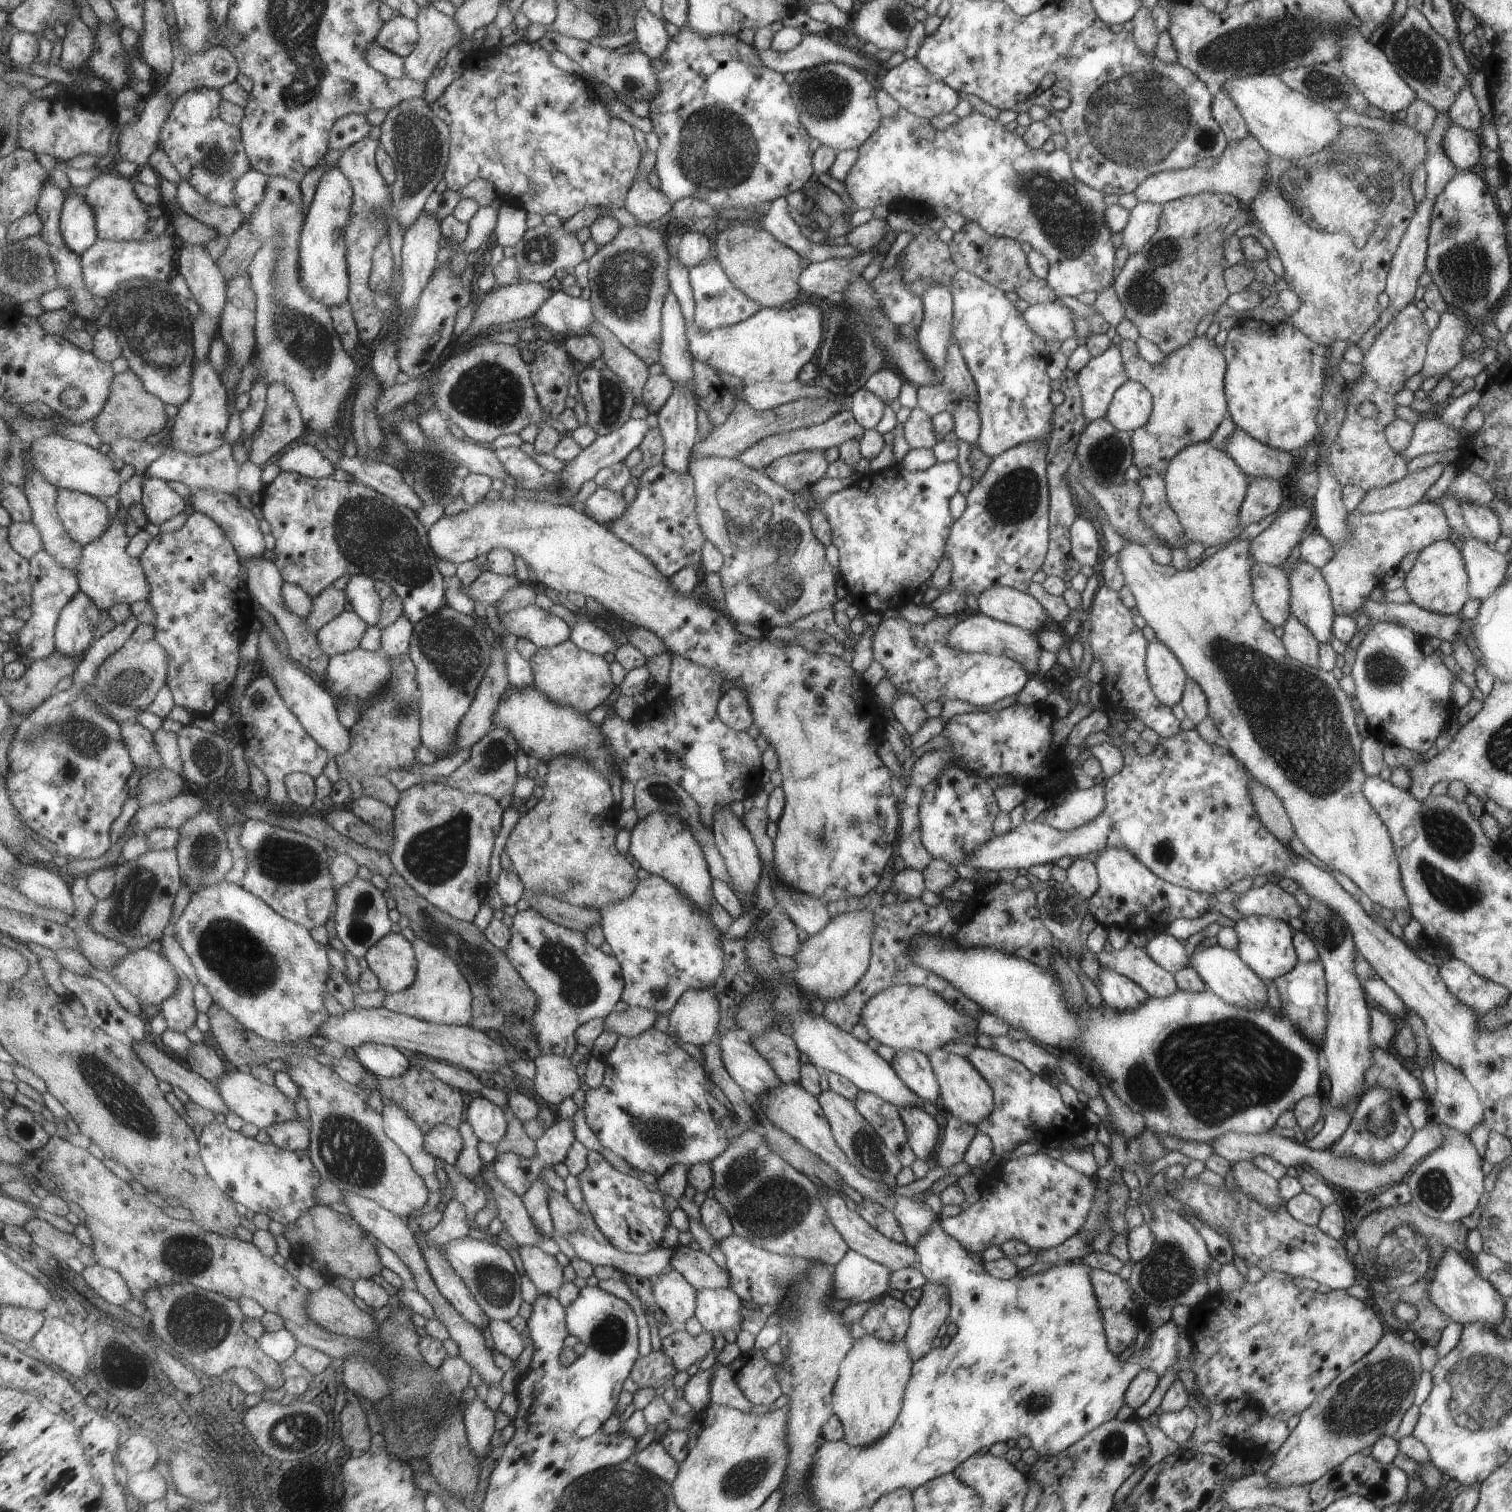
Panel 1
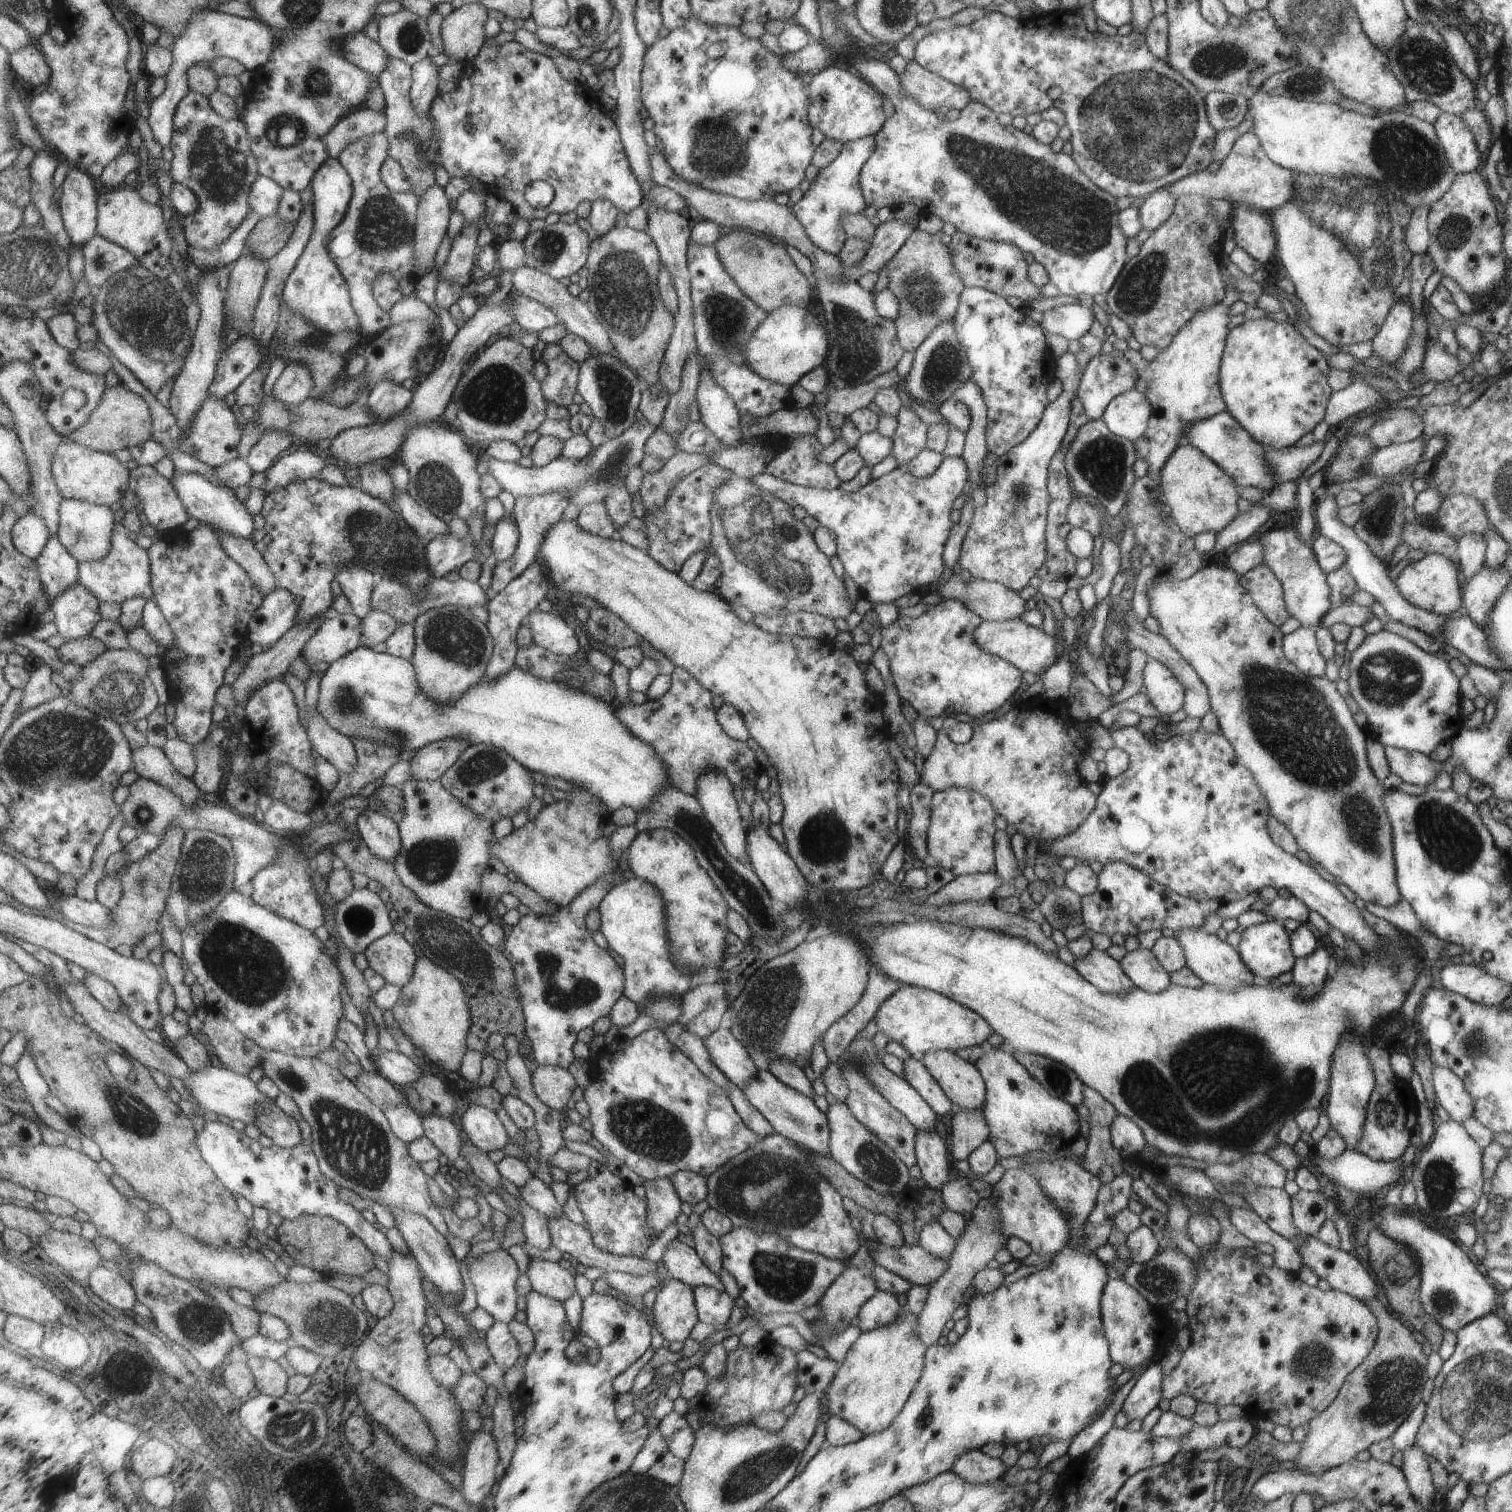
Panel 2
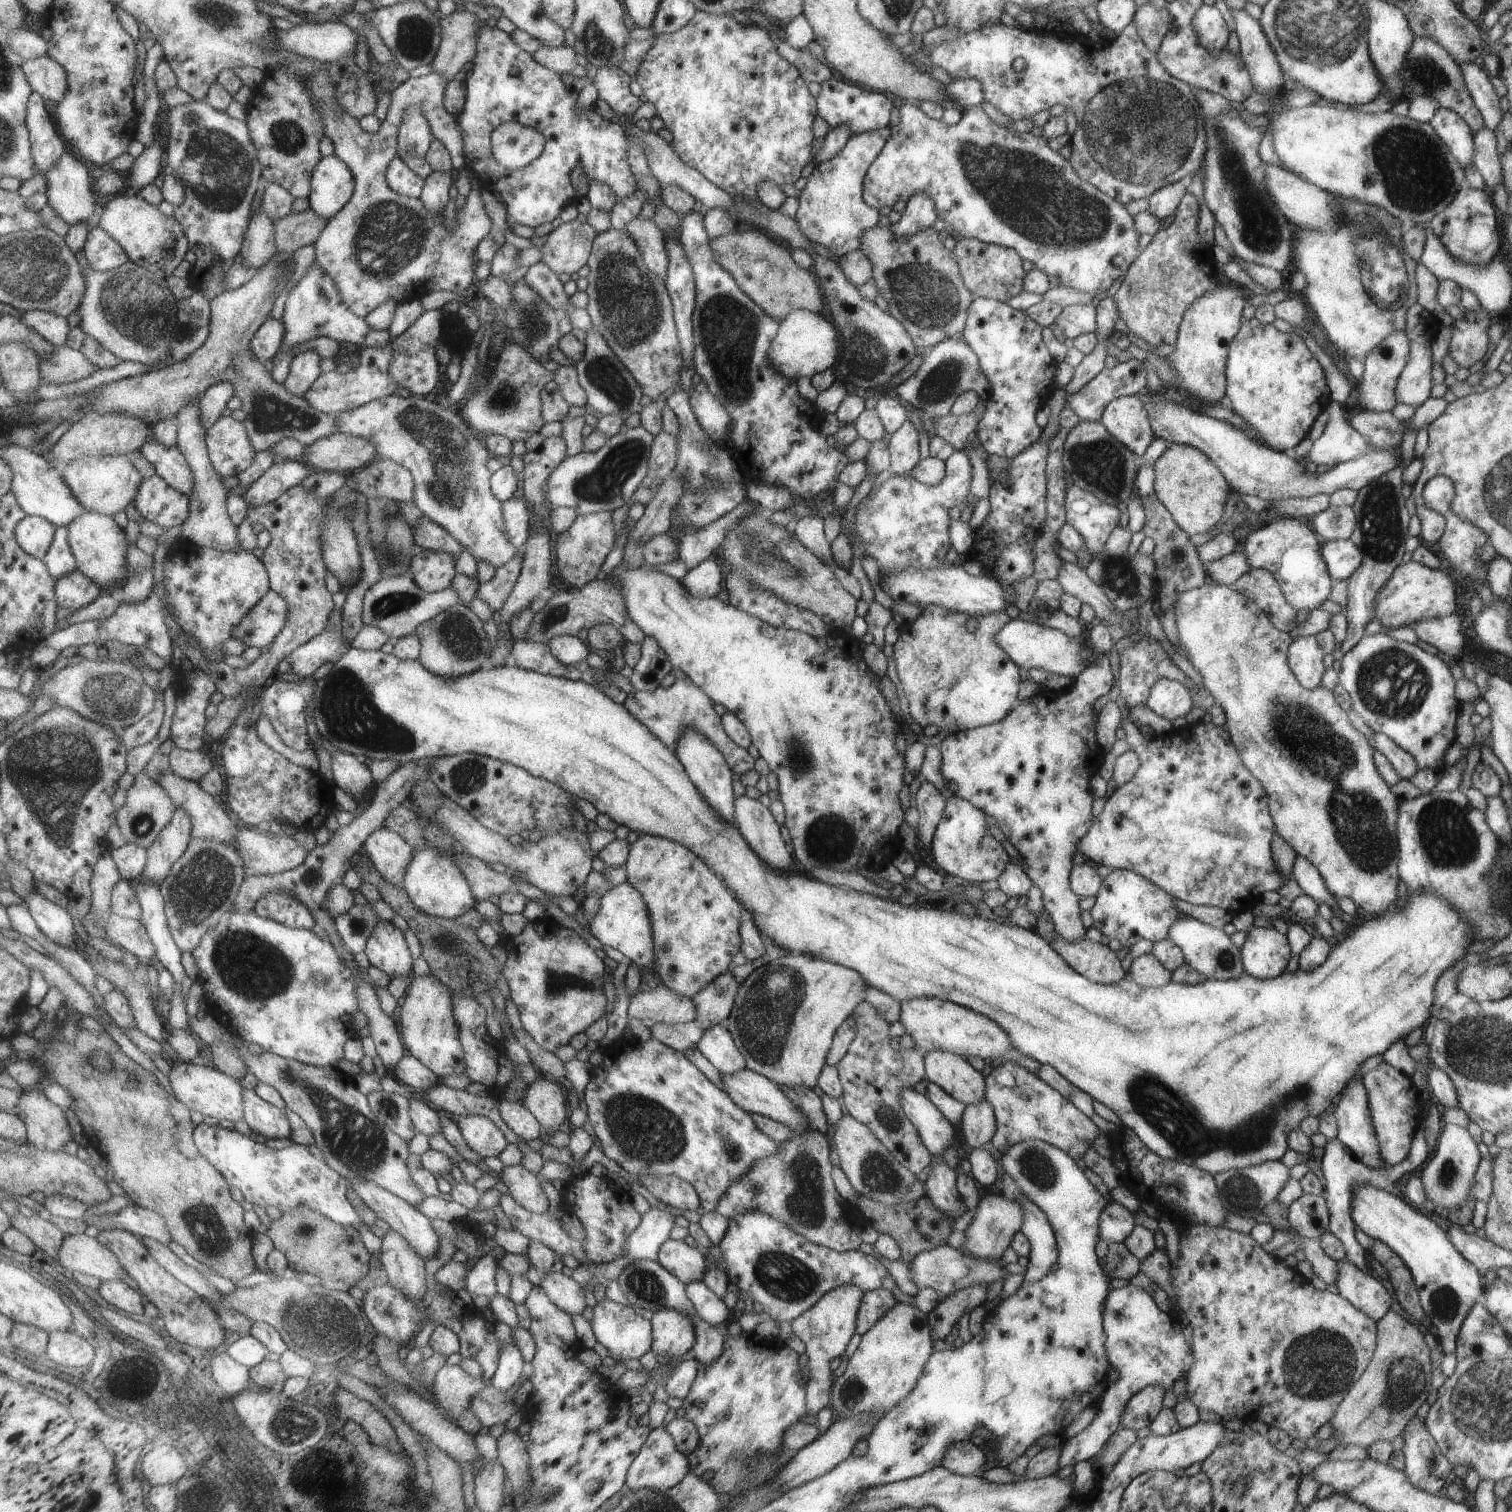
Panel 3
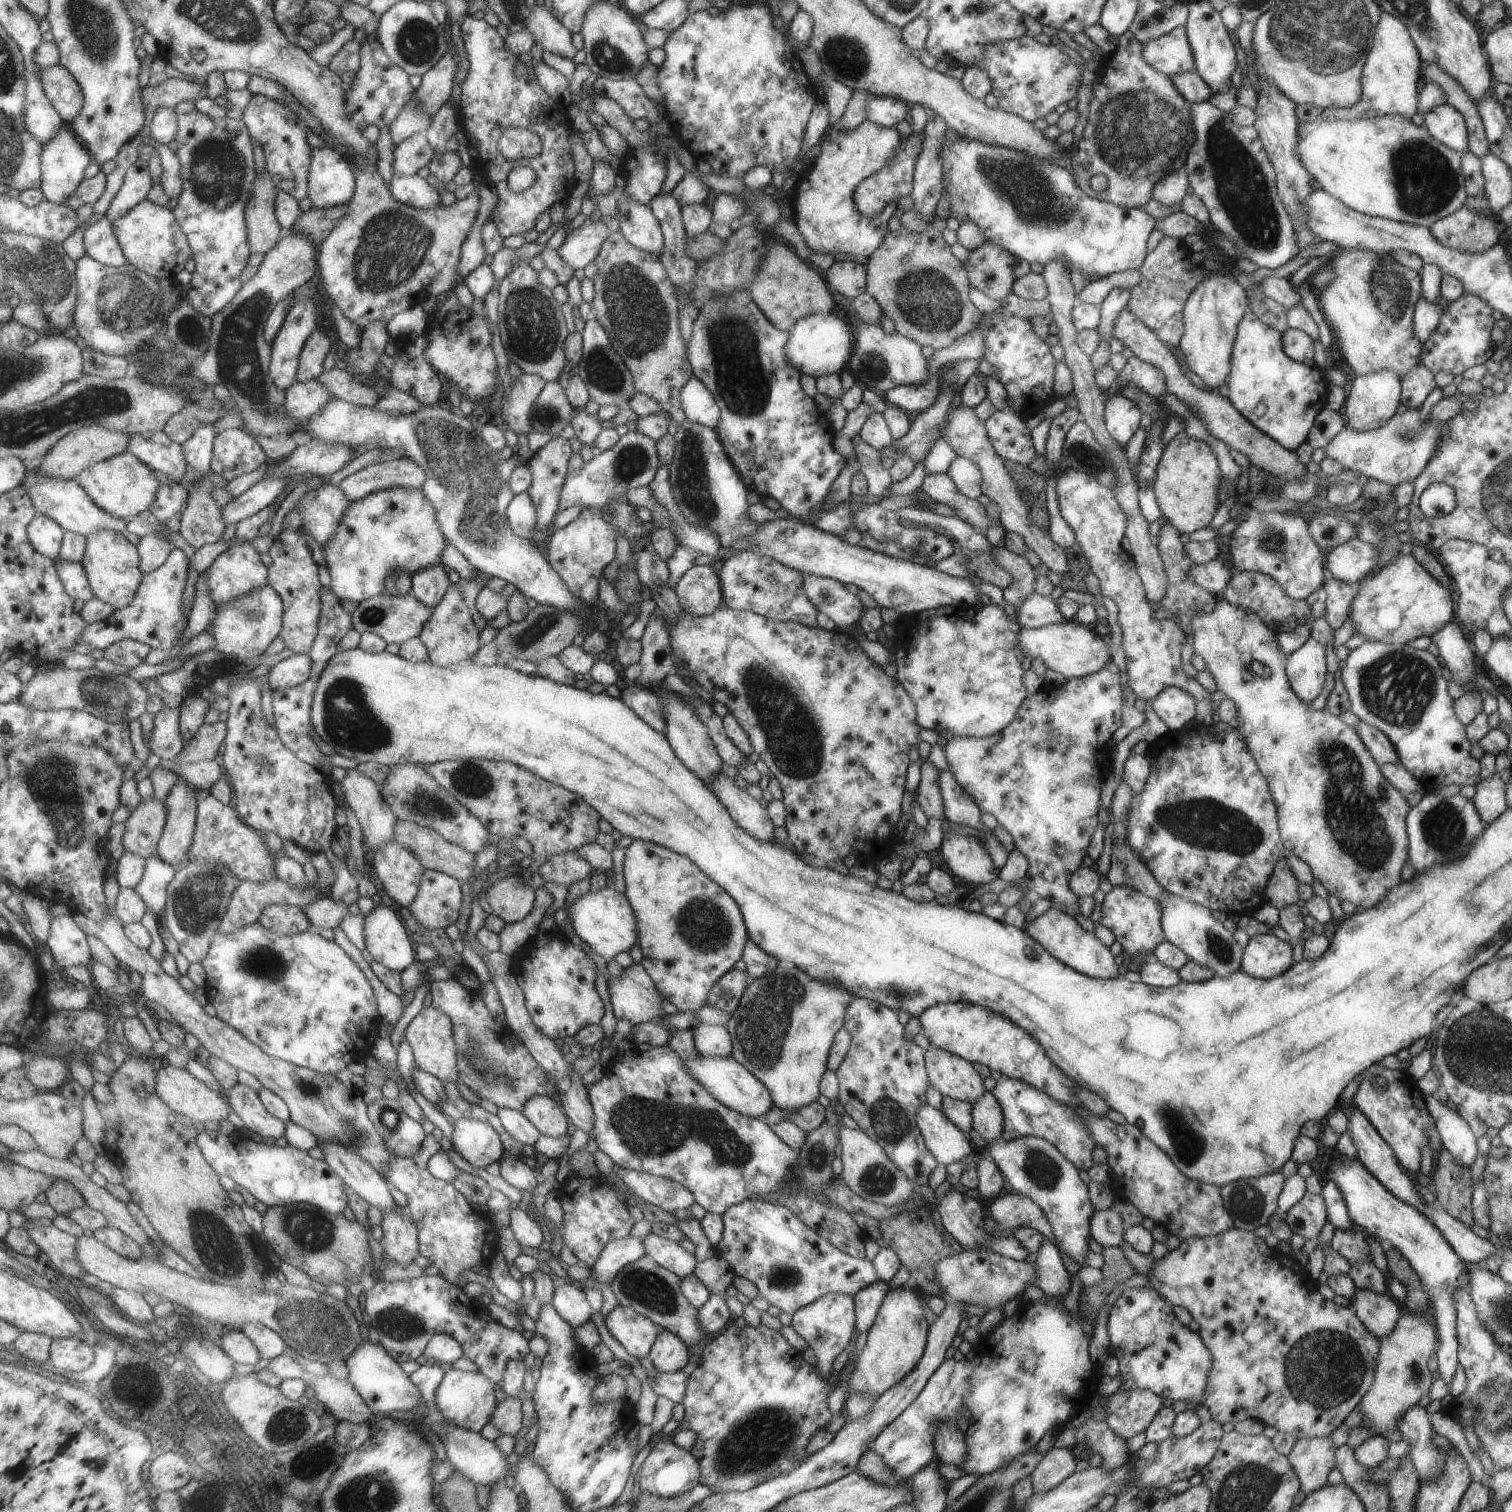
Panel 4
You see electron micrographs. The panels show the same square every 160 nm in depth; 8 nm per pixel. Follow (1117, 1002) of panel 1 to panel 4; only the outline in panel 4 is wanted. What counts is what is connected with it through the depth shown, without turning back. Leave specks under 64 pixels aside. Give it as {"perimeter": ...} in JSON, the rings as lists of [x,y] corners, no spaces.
{"perimeter":[[[1049,907],[1043,914],[1024,921],[1021,930],[1038,942],[1053,958],[1071,967],[1078,973],[1096,979],[1114,979],[1117,977],[1117,965],[1113,961],[1109,947],[1105,947],[1093,932],[1085,931],[1065,911]]]}

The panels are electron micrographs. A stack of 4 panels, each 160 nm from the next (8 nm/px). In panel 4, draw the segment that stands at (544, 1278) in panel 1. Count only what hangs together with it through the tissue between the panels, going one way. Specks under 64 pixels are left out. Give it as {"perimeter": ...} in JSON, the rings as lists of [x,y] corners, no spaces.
{"perimeter":[[[571,1283],[554,1288],[551,1305],[572,1328],[587,1322],[592,1314],[583,1290]]]}

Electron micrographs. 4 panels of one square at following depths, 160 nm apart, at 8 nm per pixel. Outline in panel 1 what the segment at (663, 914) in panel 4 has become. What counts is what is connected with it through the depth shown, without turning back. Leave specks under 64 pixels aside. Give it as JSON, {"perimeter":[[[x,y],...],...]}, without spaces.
{"perimeter":[[[651,812],[645,818],[637,820],[635,826],[630,831],[631,839],[628,848],[628,857],[636,867],[665,878],[671,882],[681,894],[685,894],[697,910],[701,910],[705,916],[711,910],[711,900],[714,895],[711,890],[711,876],[709,875],[705,858],[699,844],[693,839],[693,834],[689,833],[687,826],[665,812]]]}

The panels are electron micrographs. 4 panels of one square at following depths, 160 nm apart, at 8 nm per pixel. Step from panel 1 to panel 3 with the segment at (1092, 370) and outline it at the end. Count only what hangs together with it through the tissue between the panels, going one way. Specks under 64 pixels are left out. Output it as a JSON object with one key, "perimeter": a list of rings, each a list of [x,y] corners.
{"perimeter":[[[1129,359],[1127,362],[1117,363],[1113,368],[1103,370],[1088,380],[1081,388],[1069,393],[1064,402],[1064,406],[1070,408],[1081,421],[1099,421],[1104,406],[1117,397],[1125,395],[1137,395],[1145,389],[1145,367],[1142,361]]]}

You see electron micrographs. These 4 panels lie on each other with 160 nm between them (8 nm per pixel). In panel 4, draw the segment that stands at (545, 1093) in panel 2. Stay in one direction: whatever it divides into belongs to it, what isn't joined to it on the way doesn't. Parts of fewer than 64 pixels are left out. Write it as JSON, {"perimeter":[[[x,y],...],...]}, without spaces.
{"perimeter":[[[531,1097],[525,1110],[522,1112],[529,1118],[529,1122],[543,1136],[551,1136],[551,1138],[561,1138],[567,1135],[567,1118],[566,1114],[561,1112],[559,1104],[549,1100],[549,1097]]]}

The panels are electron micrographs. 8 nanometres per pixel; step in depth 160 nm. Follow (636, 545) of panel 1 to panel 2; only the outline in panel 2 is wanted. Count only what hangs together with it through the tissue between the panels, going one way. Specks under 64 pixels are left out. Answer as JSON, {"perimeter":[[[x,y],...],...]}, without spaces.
{"perimeter":[[[712,463],[703,464],[694,472],[683,476],[673,490],[669,490],[661,508],[649,510],[642,516],[647,538],[646,554],[669,572],[677,573],[683,562],[699,552],[708,551],[710,547],[709,508],[713,505],[713,490],[727,482],[731,476],[729,470]]]}

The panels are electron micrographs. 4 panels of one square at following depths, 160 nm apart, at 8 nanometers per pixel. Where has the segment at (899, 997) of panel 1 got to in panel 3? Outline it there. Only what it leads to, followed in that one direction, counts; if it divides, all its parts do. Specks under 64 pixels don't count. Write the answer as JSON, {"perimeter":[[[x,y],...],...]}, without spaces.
{"perimeter":[[[919,997],[900,1002],[900,1017],[898,1020],[911,1036],[915,1048],[919,1051],[949,1051],[953,1054],[967,1057],[979,1057],[983,1060],[999,1058],[1003,1063],[1016,1063],[1034,1075],[1040,1067],[1040,1062],[1034,1058],[1023,1056],[1010,1043],[1007,1033],[986,1016],[958,1004],[942,1001],[935,997]]]}

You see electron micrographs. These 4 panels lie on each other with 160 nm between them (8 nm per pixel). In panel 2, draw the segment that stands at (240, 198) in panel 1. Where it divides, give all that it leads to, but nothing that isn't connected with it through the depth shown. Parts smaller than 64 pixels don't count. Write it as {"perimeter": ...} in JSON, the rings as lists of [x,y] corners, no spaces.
{"perimeter":[[[260,175],[249,194],[249,210],[259,217],[278,214],[283,186],[267,176]]]}

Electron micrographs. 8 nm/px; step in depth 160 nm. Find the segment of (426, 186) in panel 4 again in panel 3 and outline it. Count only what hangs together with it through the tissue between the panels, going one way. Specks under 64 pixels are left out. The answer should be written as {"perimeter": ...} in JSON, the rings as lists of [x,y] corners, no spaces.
{"perimeter":[[[397,156],[391,161],[386,175],[392,189],[399,194],[422,198],[426,179],[420,177],[401,157]]]}

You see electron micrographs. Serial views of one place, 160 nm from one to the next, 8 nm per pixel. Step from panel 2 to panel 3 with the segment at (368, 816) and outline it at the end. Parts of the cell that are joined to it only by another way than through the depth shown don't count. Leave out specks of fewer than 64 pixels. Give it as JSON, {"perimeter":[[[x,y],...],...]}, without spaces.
{"perimeter":[[[383,826],[366,840],[364,848],[385,880],[404,888],[406,872],[416,855],[414,846],[399,833]]]}

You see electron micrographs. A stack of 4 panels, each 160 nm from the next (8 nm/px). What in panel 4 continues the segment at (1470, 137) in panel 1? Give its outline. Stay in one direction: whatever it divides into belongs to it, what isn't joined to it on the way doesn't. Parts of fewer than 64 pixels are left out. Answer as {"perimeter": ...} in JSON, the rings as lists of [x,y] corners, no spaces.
{"perimeter":[[[1445,102],[1442,105],[1434,106],[1423,113],[1423,118],[1423,126],[1435,140],[1456,150],[1459,154],[1468,150],[1468,134],[1464,118],[1450,104]]]}

